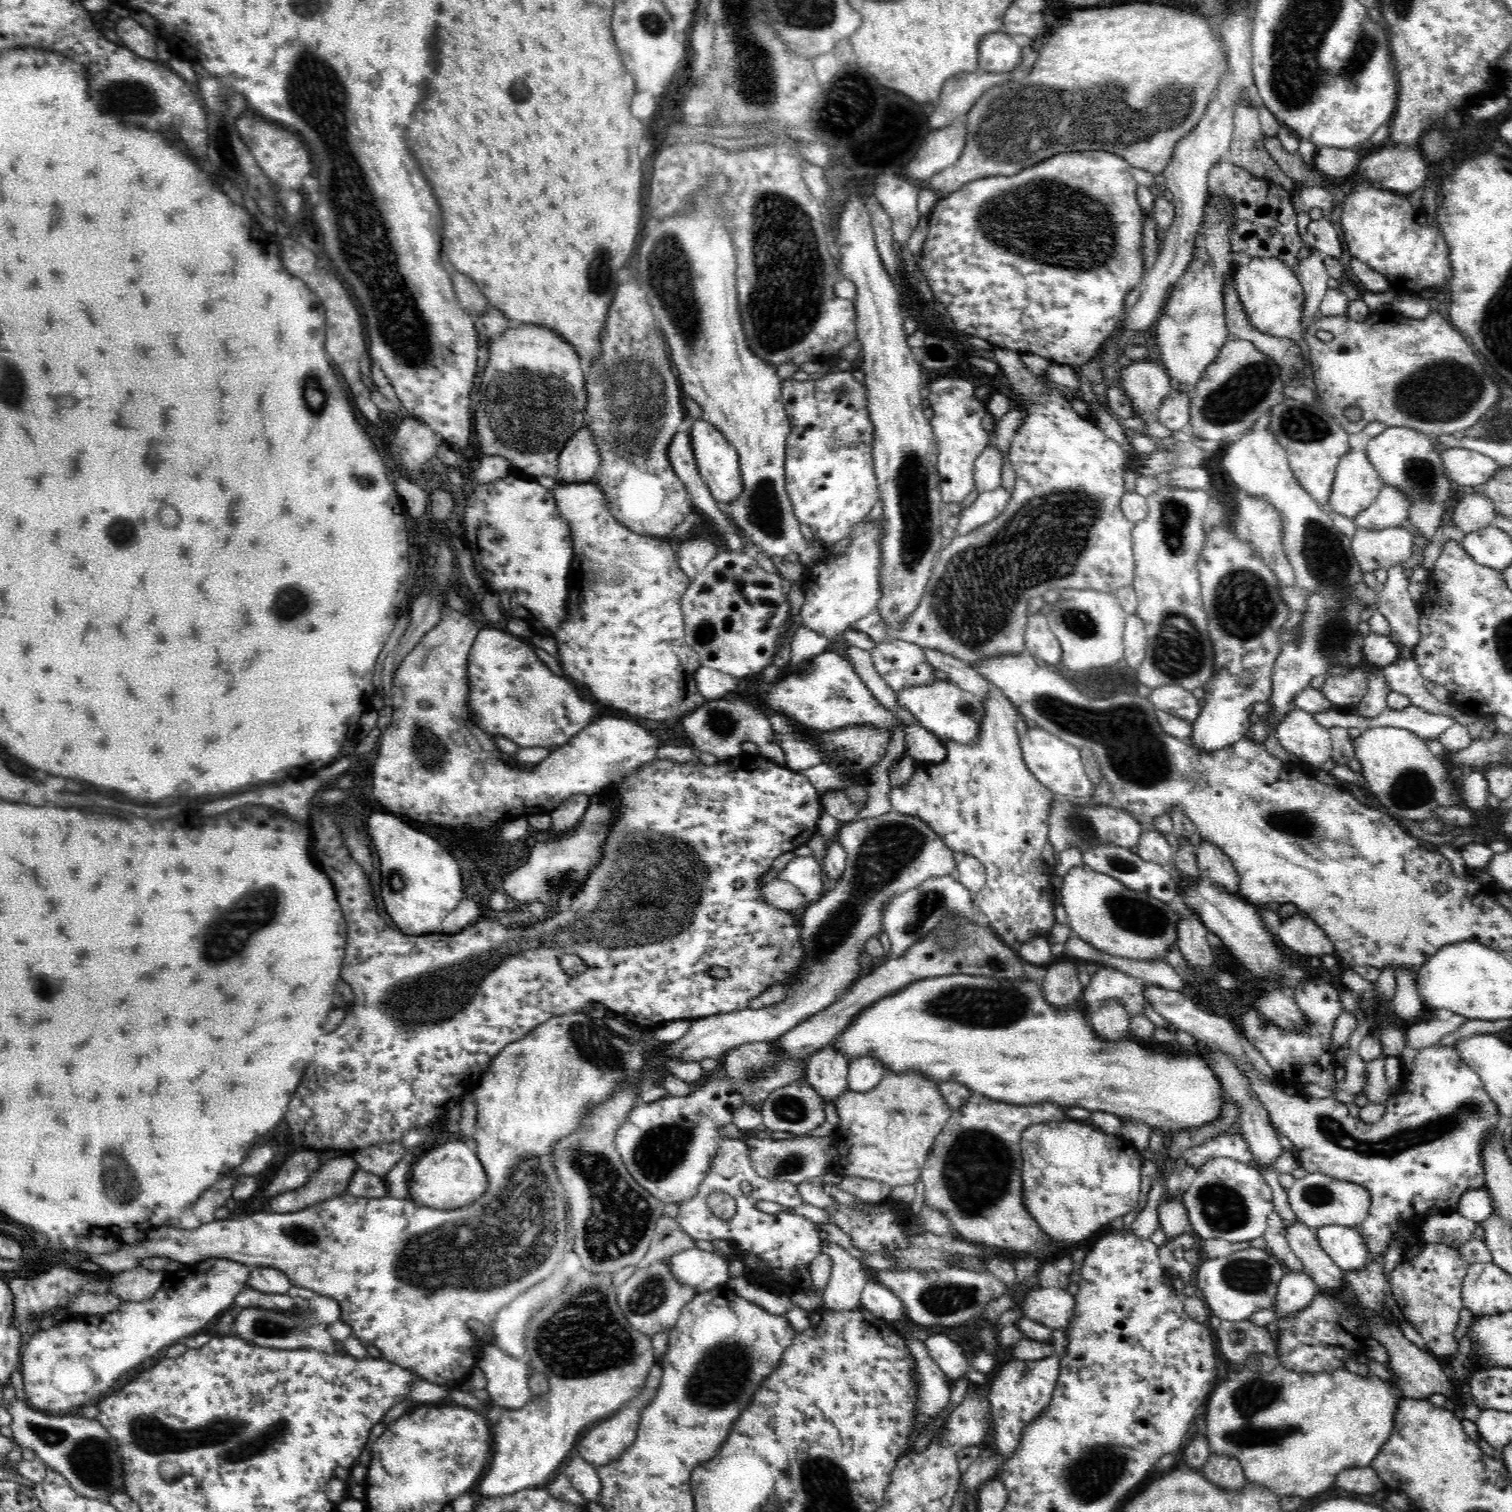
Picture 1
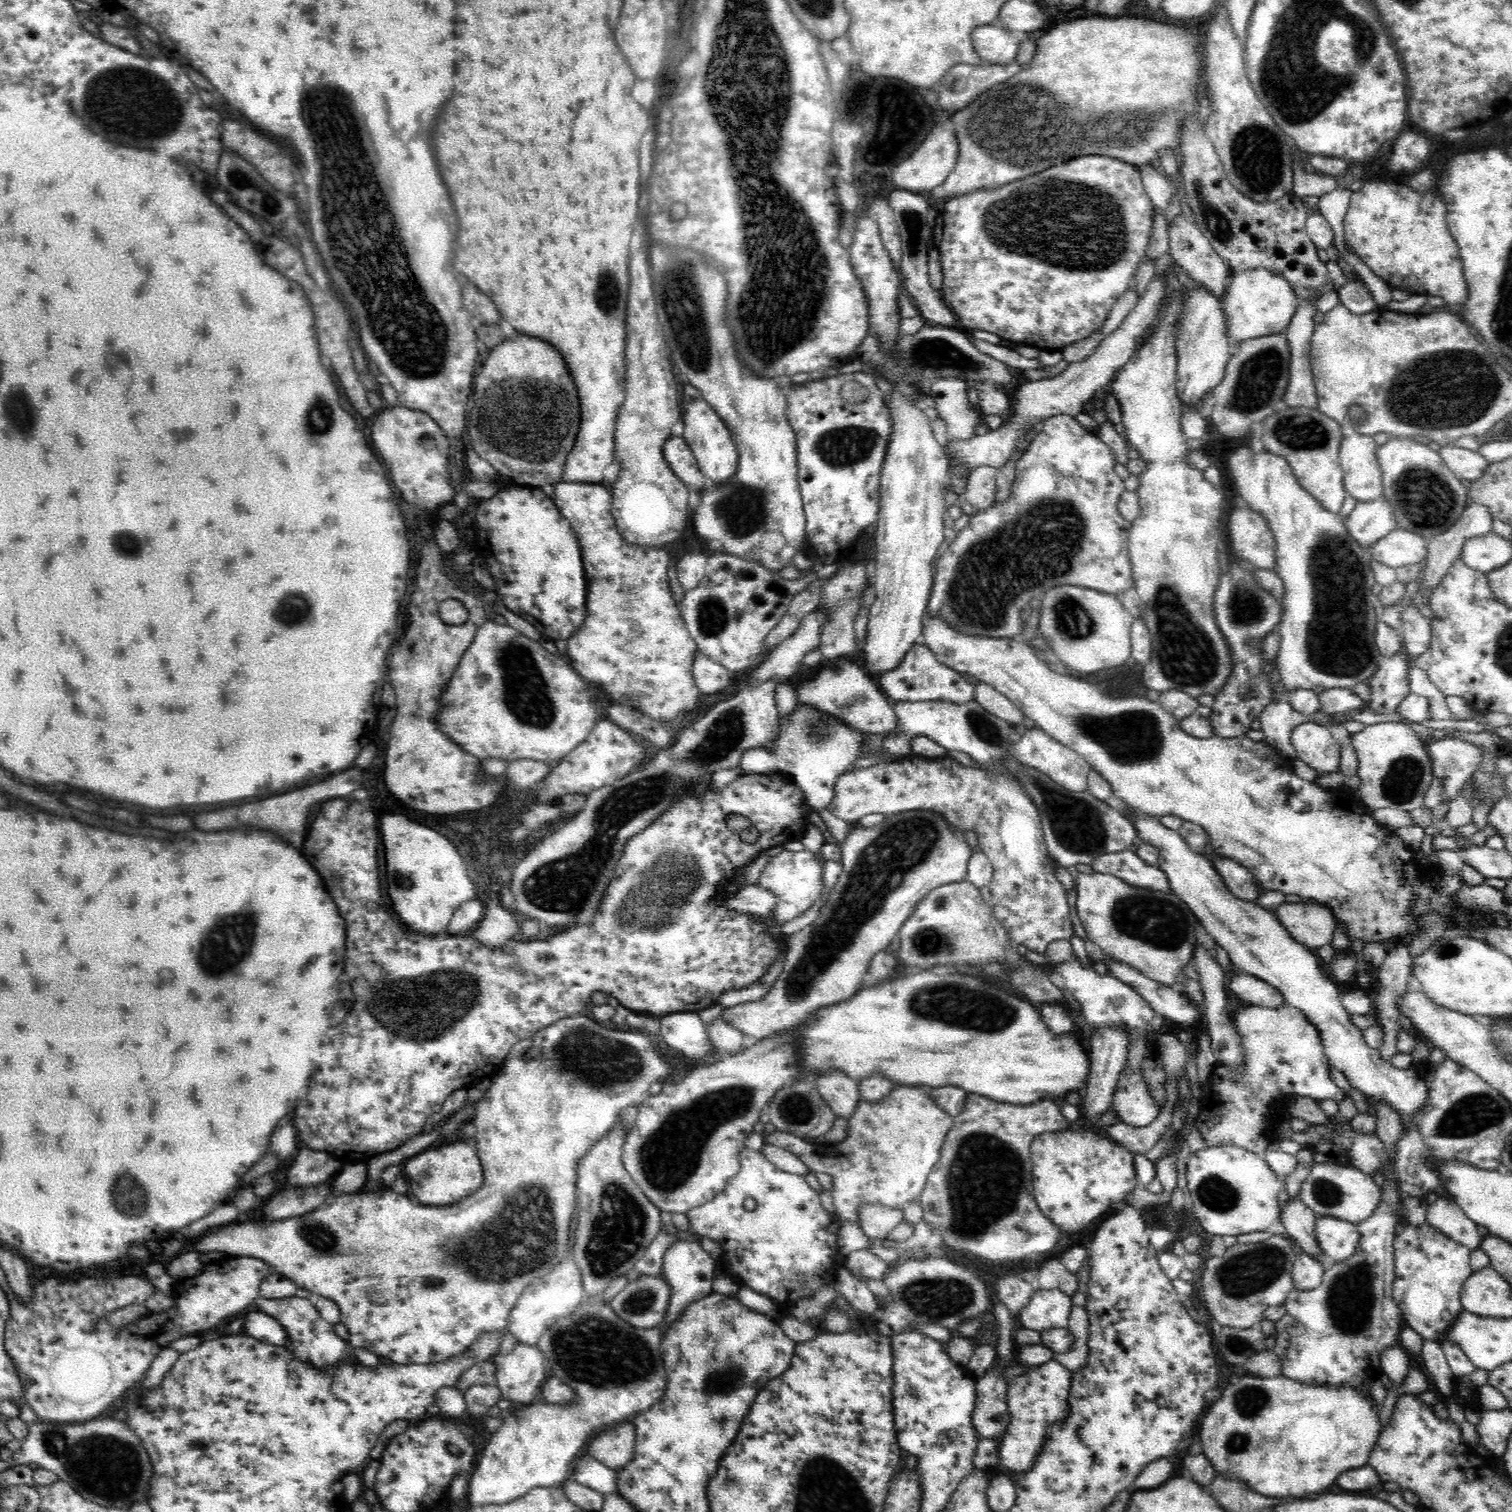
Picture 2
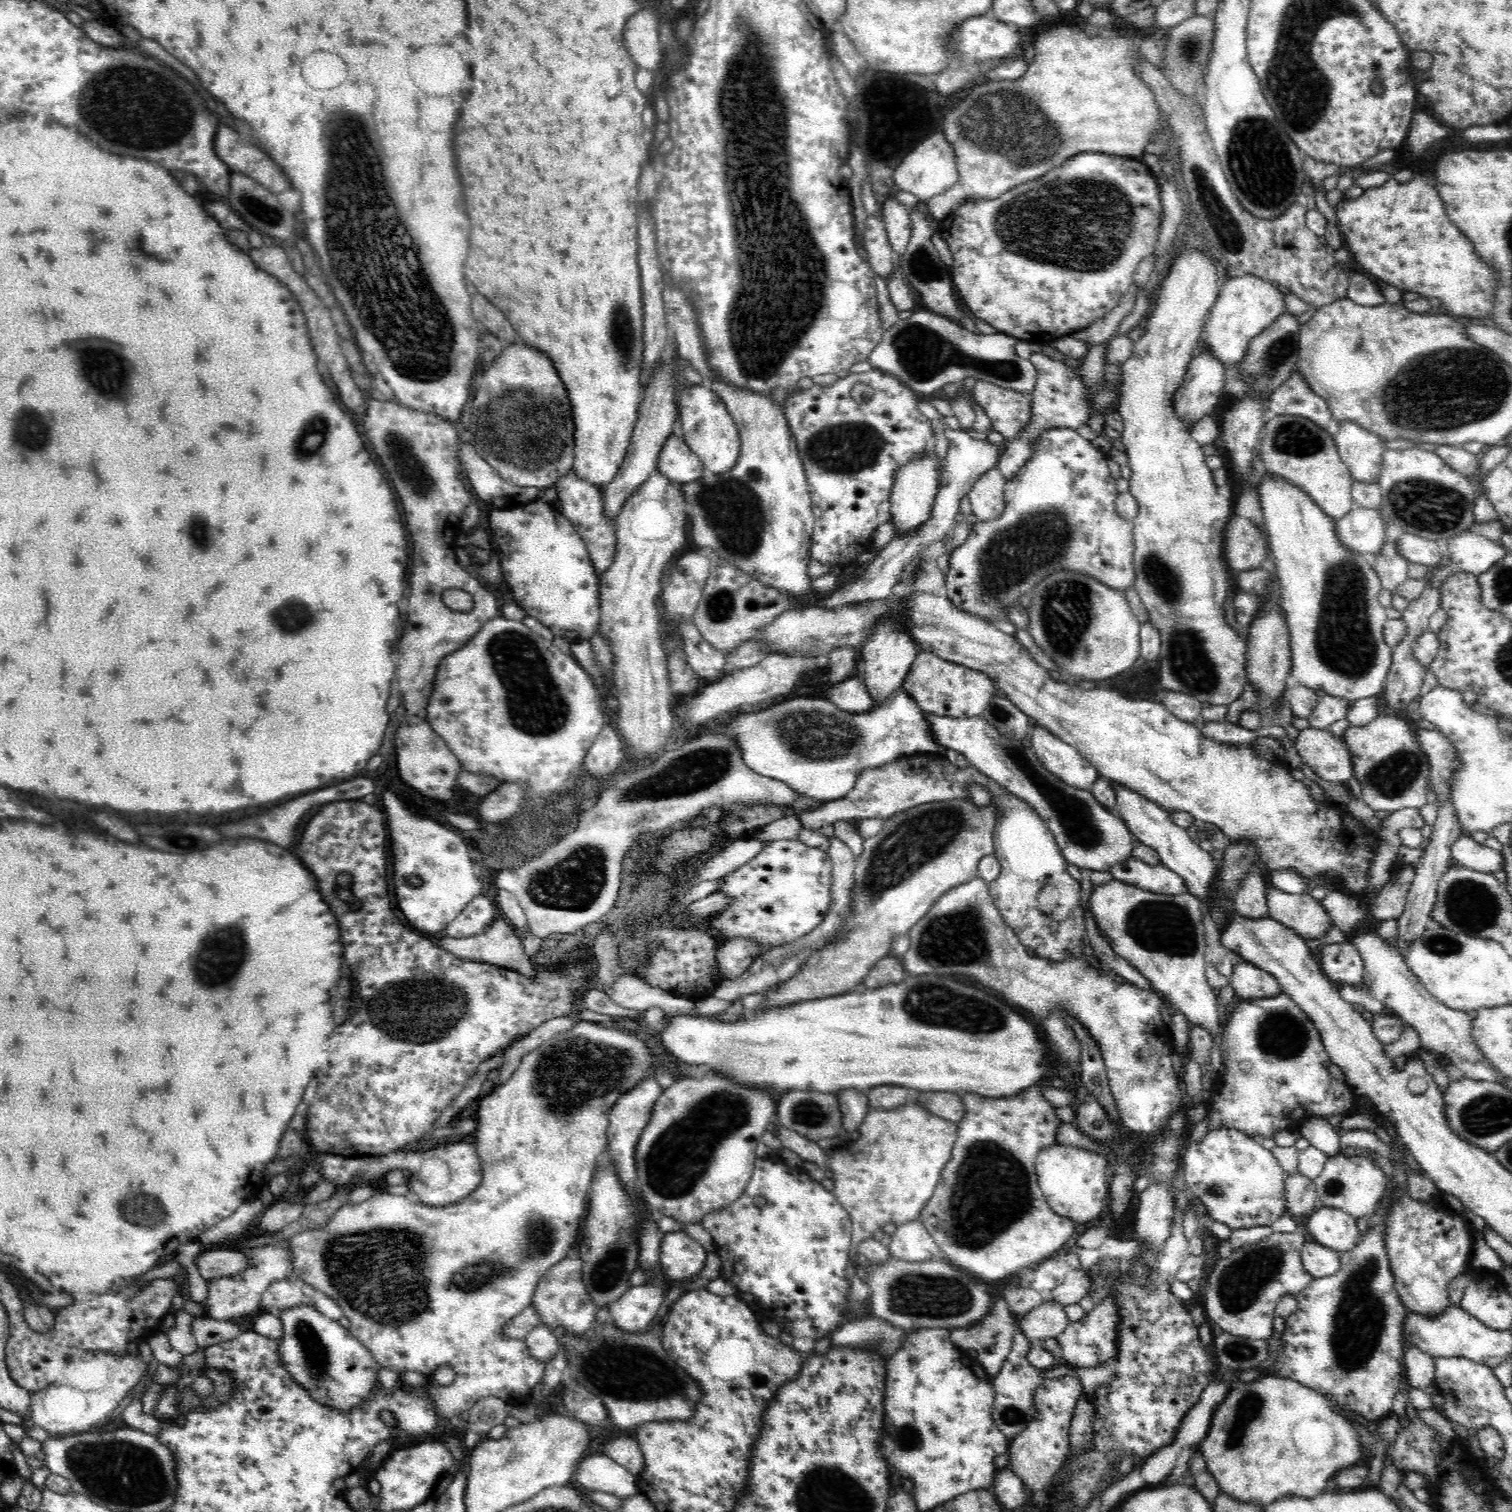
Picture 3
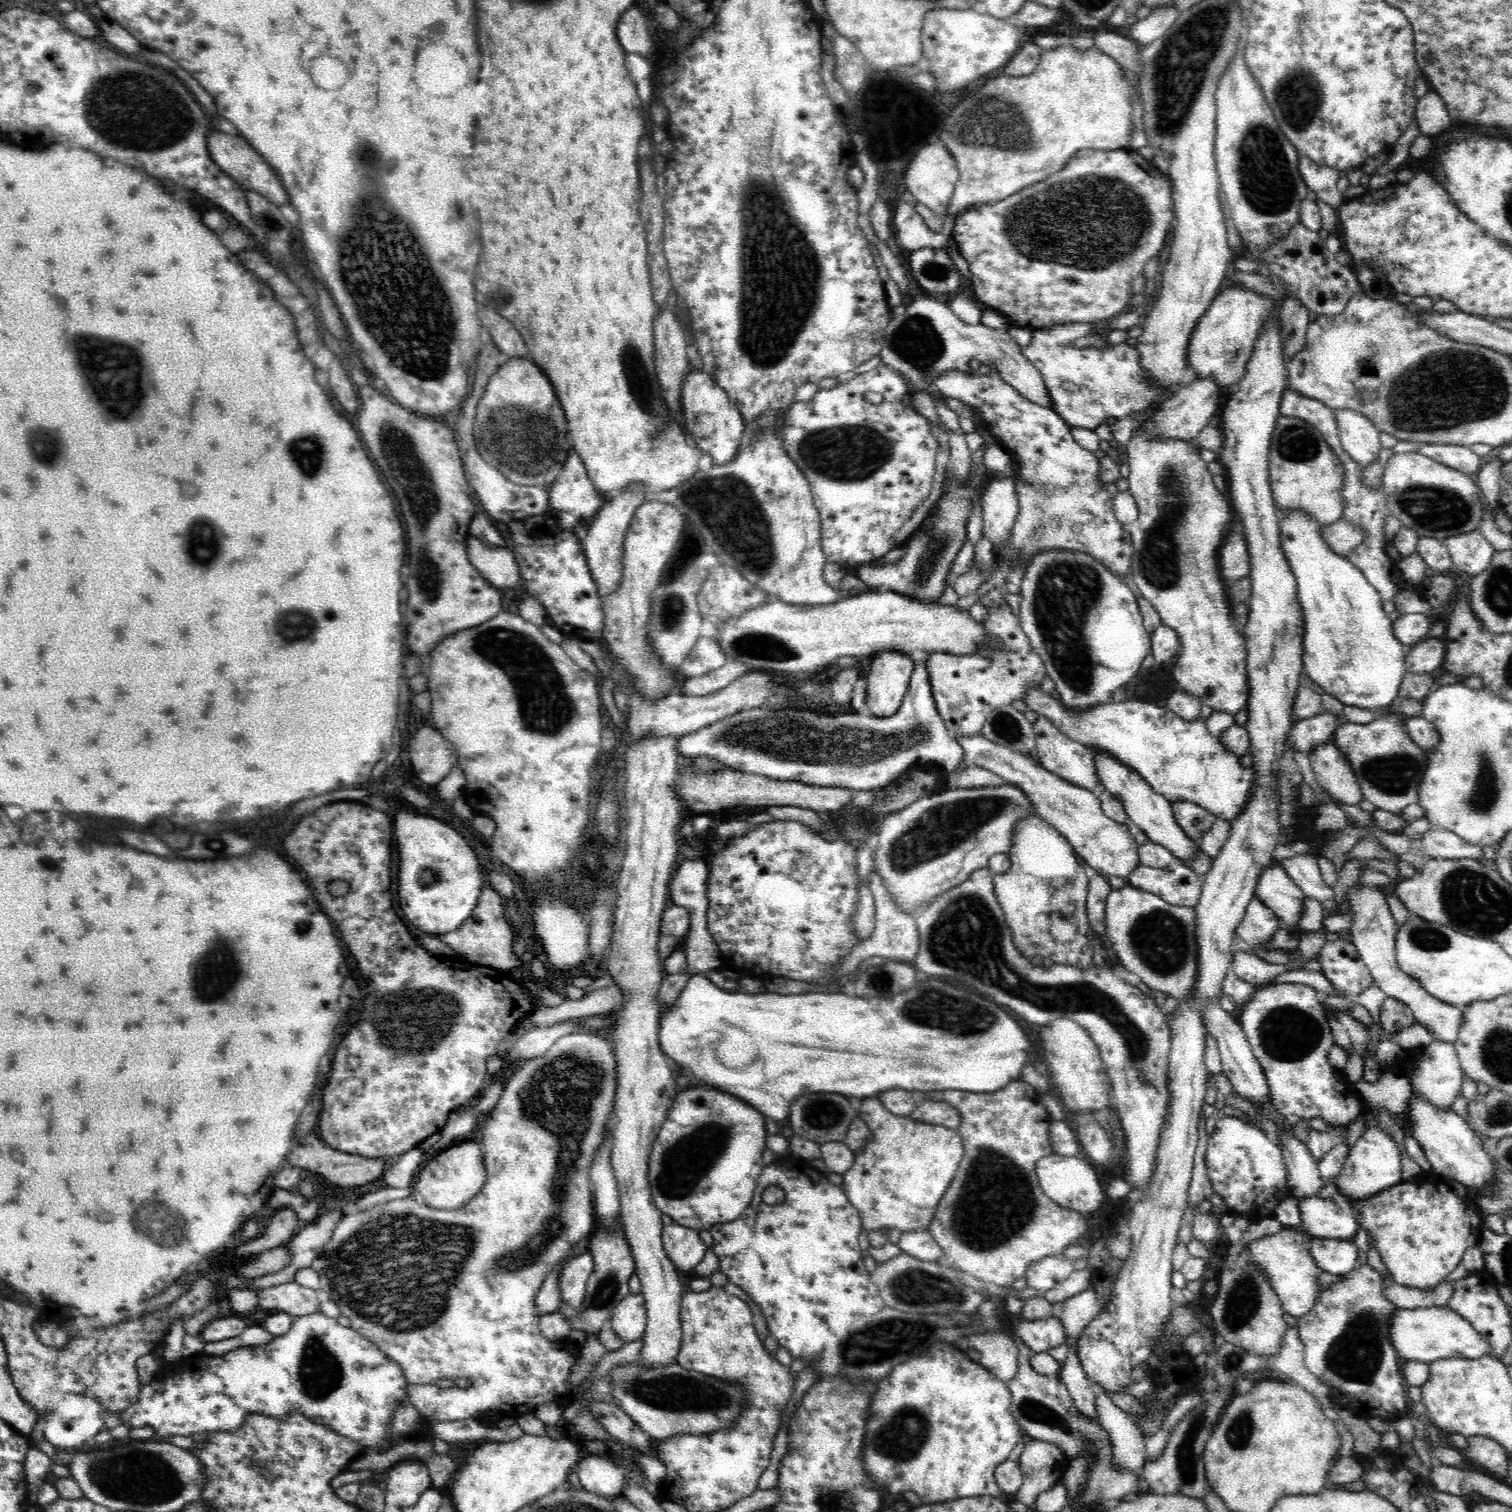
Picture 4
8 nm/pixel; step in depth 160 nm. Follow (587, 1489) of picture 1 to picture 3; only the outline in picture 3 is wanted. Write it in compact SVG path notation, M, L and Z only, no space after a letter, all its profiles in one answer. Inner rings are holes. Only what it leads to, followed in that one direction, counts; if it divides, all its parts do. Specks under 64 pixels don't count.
M602 1452L583 1459L576 1471L576 1482L584 1488L605 1492L621 1499L640 1494L636 1483L638 1480L639 1477L635 1477L628 1469Z

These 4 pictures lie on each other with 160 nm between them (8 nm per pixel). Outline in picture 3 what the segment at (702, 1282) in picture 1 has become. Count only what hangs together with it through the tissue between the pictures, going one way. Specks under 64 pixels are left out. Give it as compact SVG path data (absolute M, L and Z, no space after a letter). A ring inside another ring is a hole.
M683 1231L664 1233L660 1247L661 1269L666 1278L697 1278L704 1268L707 1251Z

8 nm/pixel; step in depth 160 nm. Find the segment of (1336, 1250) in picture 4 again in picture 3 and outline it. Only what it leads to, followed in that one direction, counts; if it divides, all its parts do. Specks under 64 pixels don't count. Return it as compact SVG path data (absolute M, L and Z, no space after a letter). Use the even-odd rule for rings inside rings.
M1309 1239L1301 1252L1306 1271L1315 1279L1332 1276L1340 1268L1340 1253Z

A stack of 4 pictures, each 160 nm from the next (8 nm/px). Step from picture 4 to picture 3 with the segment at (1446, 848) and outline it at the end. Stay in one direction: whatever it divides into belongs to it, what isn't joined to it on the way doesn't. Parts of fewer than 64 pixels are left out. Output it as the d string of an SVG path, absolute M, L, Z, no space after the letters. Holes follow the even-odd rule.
M1461 836L1451 846L1453 858L1459 864L1485 873L1503 869L1503 856L1500 851L1476 842L1472 837Z

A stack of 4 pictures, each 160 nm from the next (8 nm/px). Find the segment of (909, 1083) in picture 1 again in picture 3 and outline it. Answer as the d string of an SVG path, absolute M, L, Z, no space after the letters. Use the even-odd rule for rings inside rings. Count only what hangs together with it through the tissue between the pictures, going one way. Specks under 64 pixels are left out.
M909 1099L904 1107L895 1110L883 1110L869 1108L864 1123L860 1126L860 1138L849 1140L841 1147L836 1148L832 1154L827 1154L817 1142L808 1140L788 1128L778 1128L778 1138L782 1142L782 1148L794 1151L807 1165L820 1166L823 1170L832 1170L834 1176L833 1193L838 1202L850 1213L852 1219L852 1243L848 1255L848 1265L859 1262L858 1246L872 1237L874 1232L882 1230L884 1224L893 1222L896 1226L920 1219L922 1208L928 1204L928 1200L934 1194L934 1188L938 1186L946 1164L952 1159L952 1146L957 1138L958 1126L950 1120L944 1120L918 1102Z

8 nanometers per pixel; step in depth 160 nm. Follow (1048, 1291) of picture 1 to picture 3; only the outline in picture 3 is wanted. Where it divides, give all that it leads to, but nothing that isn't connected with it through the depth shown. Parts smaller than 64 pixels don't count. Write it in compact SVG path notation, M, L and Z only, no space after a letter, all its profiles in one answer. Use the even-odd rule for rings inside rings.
M1047 1298L1044 1304L1019 1318L1018 1326L1029 1341L1041 1344L1046 1338L1058 1338L1070 1321L1063 1305Z

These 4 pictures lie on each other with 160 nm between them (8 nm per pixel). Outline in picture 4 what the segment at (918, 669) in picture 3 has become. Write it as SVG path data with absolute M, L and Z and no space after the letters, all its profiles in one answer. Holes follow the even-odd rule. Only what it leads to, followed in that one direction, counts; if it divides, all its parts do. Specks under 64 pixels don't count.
M1004 601L997 606L987 607L987 614L986 620L980 624L986 629L990 639L994 640L994 643L998 643L998 648L990 648L982 654L964 654L964 656L953 656L948 652L936 652L929 656L926 663L928 673L930 673L930 685L936 709L938 709L940 717L944 719L946 727L953 737L960 738L960 736L981 734L986 716L992 710L1009 705L1021 706L1023 704L1022 698L1025 697L1027 691L1033 687L1040 687L1047 675L1042 658L1030 645L1028 636L1021 628L1019 617L1012 611L1009 602Z

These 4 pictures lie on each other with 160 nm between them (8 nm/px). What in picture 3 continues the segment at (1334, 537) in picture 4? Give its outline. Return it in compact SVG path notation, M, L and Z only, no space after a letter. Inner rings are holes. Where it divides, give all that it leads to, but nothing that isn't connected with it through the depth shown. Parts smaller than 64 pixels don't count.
M1354 507L1346 516L1335 521L1336 532L1340 542L1350 550L1360 552L1367 557L1374 557L1385 543L1386 527L1379 509Z

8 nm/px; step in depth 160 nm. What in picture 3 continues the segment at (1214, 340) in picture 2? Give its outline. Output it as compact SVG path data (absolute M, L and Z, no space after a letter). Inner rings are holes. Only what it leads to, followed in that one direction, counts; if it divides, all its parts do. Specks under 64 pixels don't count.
M1209 350L1196 351L1195 356L1190 360L1184 380L1174 393L1173 398L1175 415L1184 423L1189 424L1189 428L1202 420L1203 417L1211 416L1215 406L1222 402L1222 388L1224 388L1226 369L1217 358L1211 355Z

